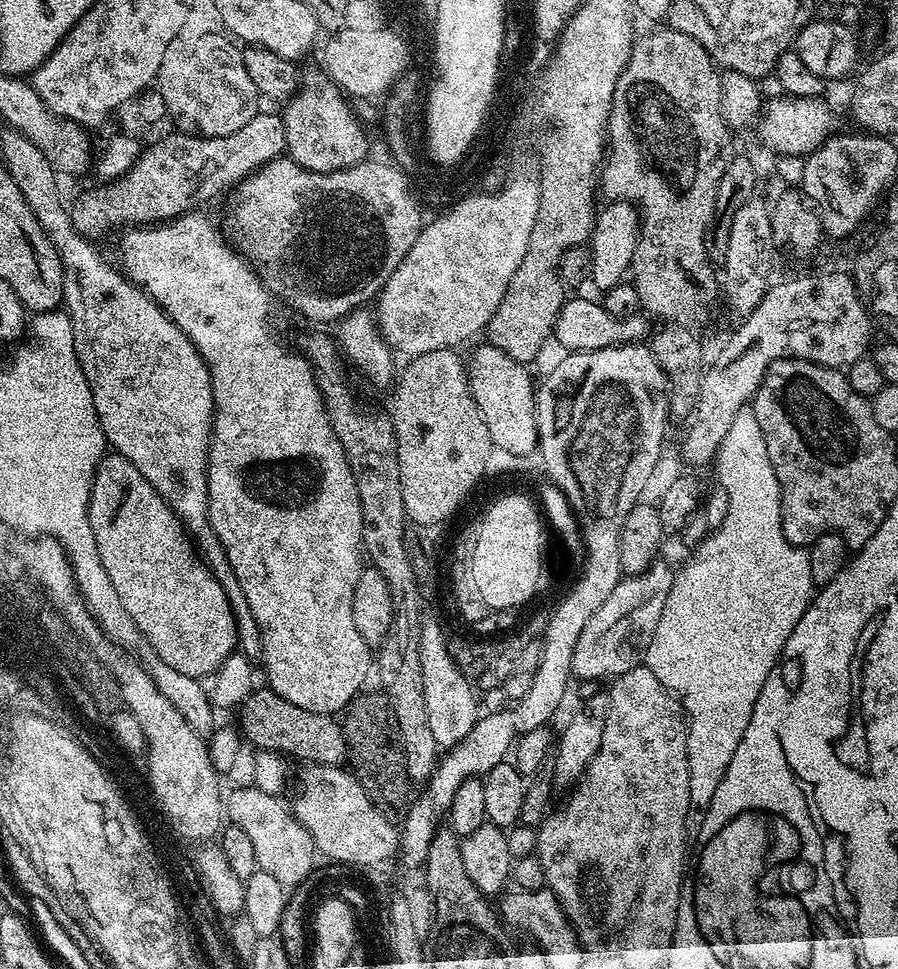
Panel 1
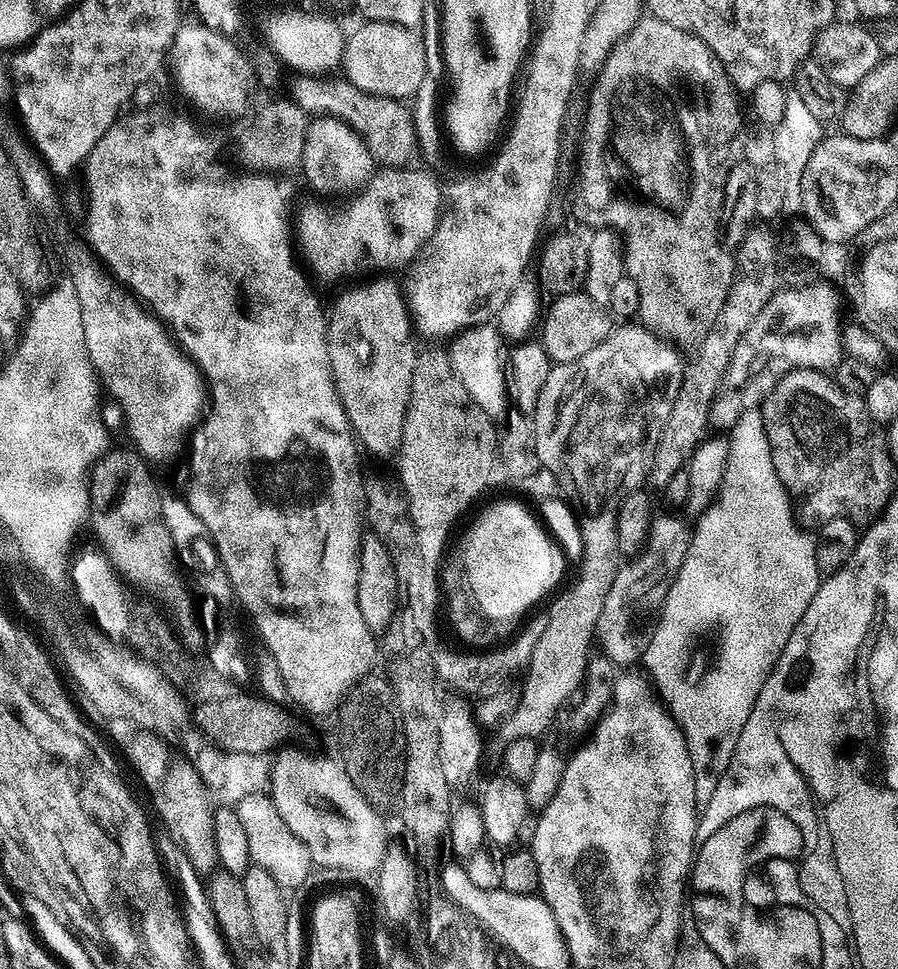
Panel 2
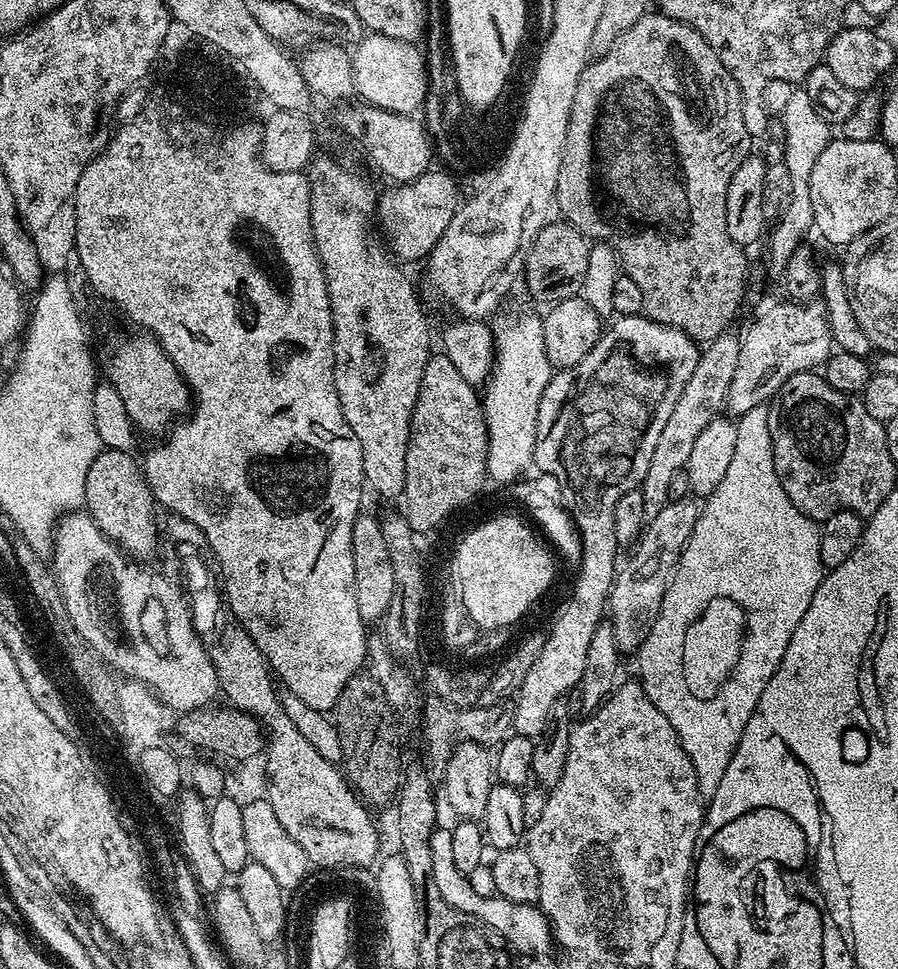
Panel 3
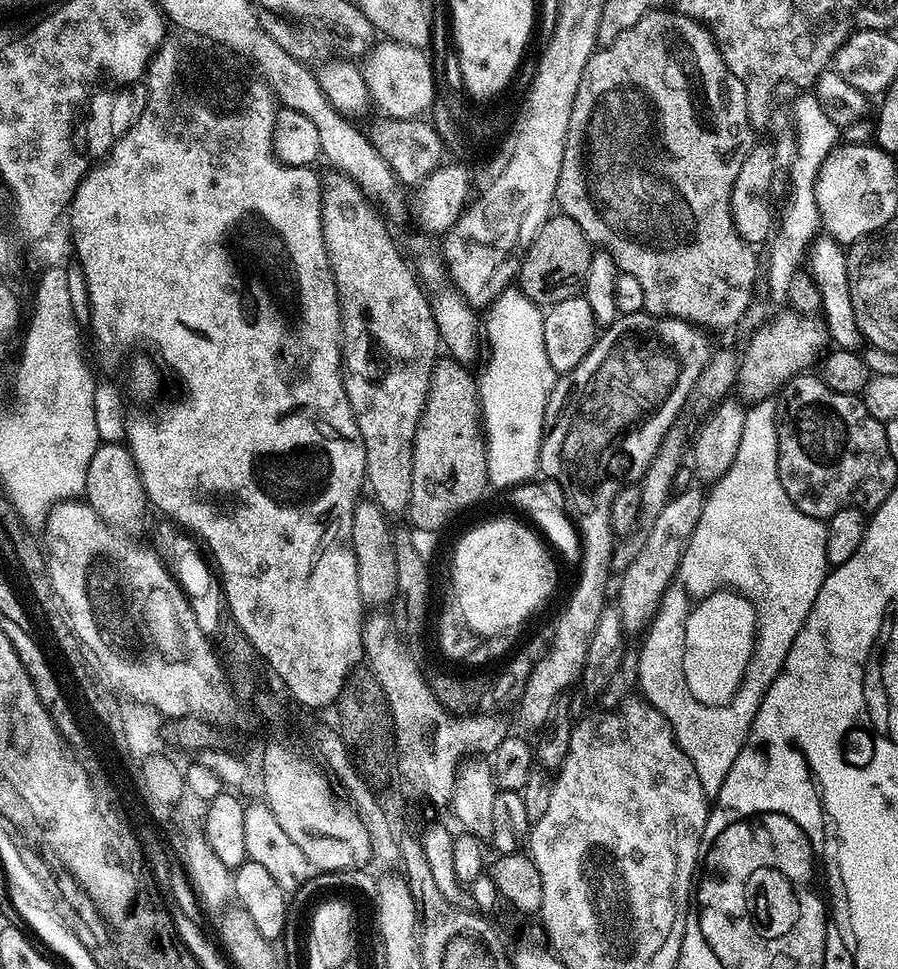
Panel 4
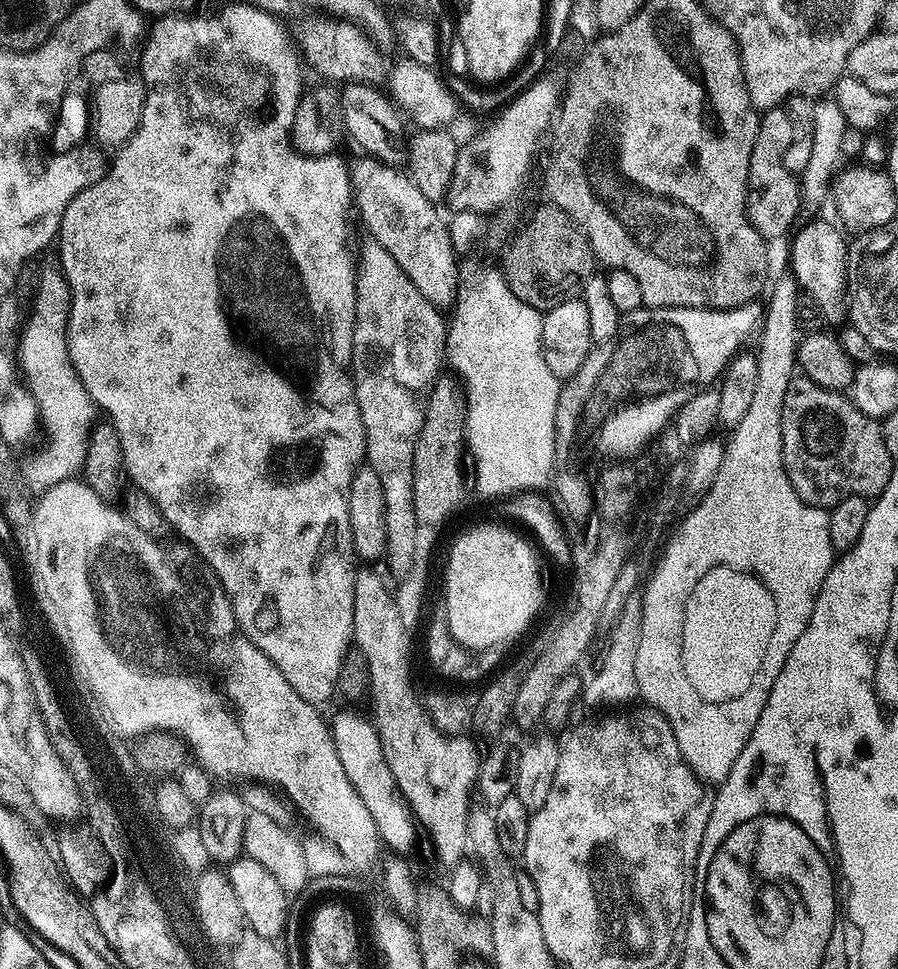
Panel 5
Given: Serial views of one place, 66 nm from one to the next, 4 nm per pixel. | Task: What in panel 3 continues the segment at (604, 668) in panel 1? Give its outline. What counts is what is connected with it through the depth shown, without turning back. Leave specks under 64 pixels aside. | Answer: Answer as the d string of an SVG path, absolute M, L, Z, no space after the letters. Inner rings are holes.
M695 499L672 500L665 508L658 510L658 515L654 519L645 523L639 541L634 548L636 553L625 564L623 561L622 567L617 571L616 579L612 581L612 593L608 595L606 612L610 617L616 645L620 648L621 653L635 653L644 645L644 639L650 634L650 630L660 613L662 598L666 594L666 590L670 590L670 582L674 582L674 574L680 565L684 547L686 542L690 542L690 534L694 530L699 516L700 508Z

